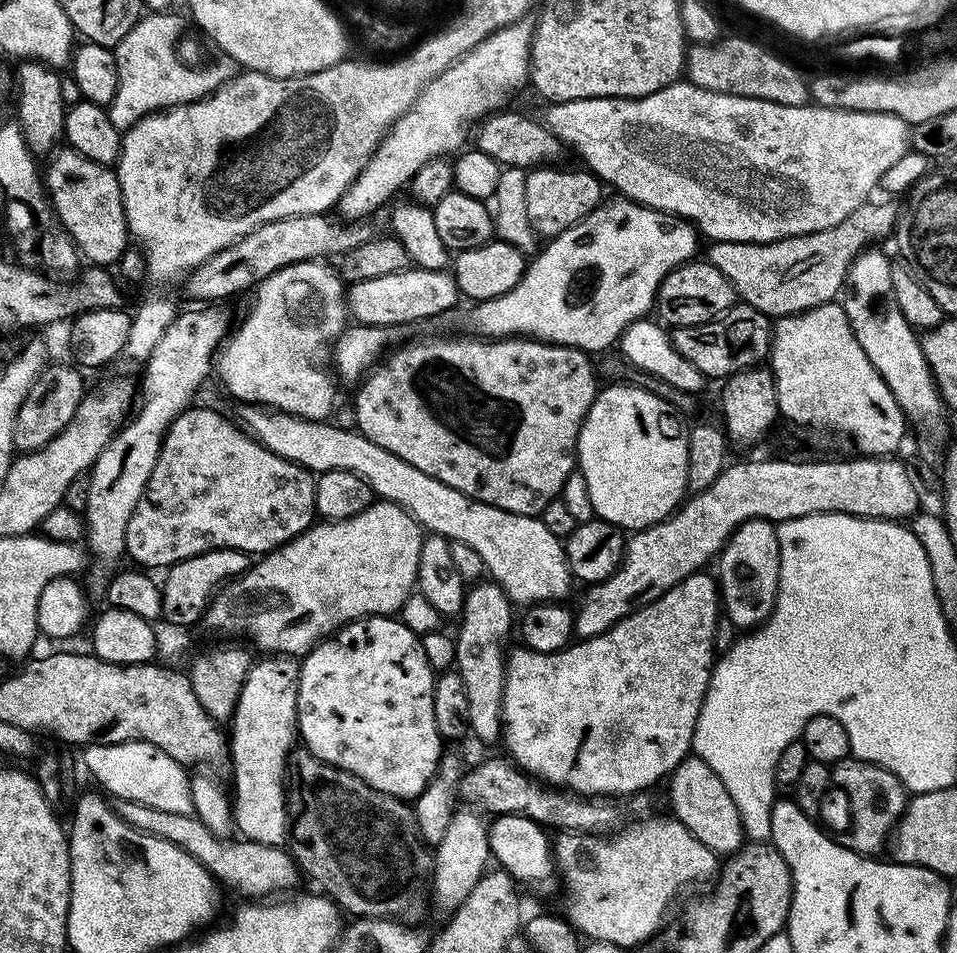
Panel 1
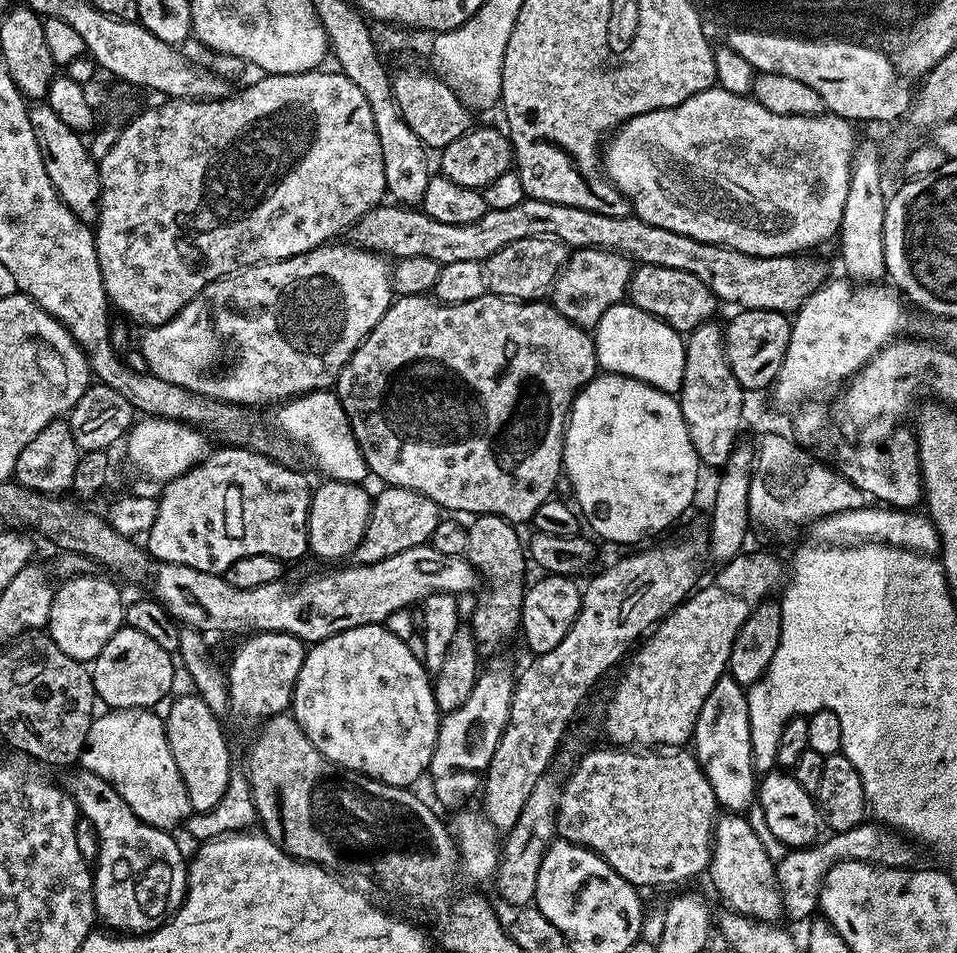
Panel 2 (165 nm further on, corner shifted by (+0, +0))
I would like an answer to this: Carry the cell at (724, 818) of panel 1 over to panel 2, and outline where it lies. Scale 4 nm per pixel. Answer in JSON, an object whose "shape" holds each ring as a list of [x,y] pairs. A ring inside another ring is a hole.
{"shape":[[[724,814],[717,819],[712,830],[712,861],[708,863],[707,879],[712,879],[716,892],[728,903],[727,907],[743,916],[751,916],[753,920],[763,922],[776,922],[781,919],[780,887],[776,881],[776,866],[766,849],[762,846],[761,839],[754,834],[754,829],[744,814]]]}

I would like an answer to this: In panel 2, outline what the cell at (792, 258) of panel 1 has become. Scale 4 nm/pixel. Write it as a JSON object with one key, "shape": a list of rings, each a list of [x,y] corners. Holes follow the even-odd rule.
{"shape":[[[529,198],[518,202],[518,206],[508,207],[507,210],[489,208],[482,214],[482,218],[478,218],[478,222],[466,222],[462,226],[450,226],[450,222],[438,222],[438,218],[430,218],[416,206],[397,206],[392,202],[384,202],[368,211],[361,220],[356,221],[355,232],[355,247],[377,254],[387,254],[392,258],[415,258],[418,254],[423,254],[426,258],[434,258],[434,262],[438,262],[441,266],[450,262],[483,262],[489,260],[498,250],[502,250],[502,246],[510,246],[510,242],[518,242],[518,238],[549,236],[558,242],[567,244],[572,250],[605,248],[611,252],[620,252],[640,264],[670,266],[670,270],[686,270],[690,274],[694,274],[694,278],[706,282],[706,286],[710,286],[717,301],[724,303],[725,300],[728,304],[740,304],[736,306],[744,310],[761,308],[771,312],[795,313],[806,302],[806,298],[810,294],[814,294],[826,280],[823,262],[807,260],[809,257],[804,254],[751,256],[721,244],[707,244],[701,240],[690,238],[686,234],[674,234],[674,230],[662,230],[662,226],[650,226],[650,222],[639,220],[635,214],[624,217],[606,217],[605,214],[582,210],[578,206],[558,205],[550,201]]]}

